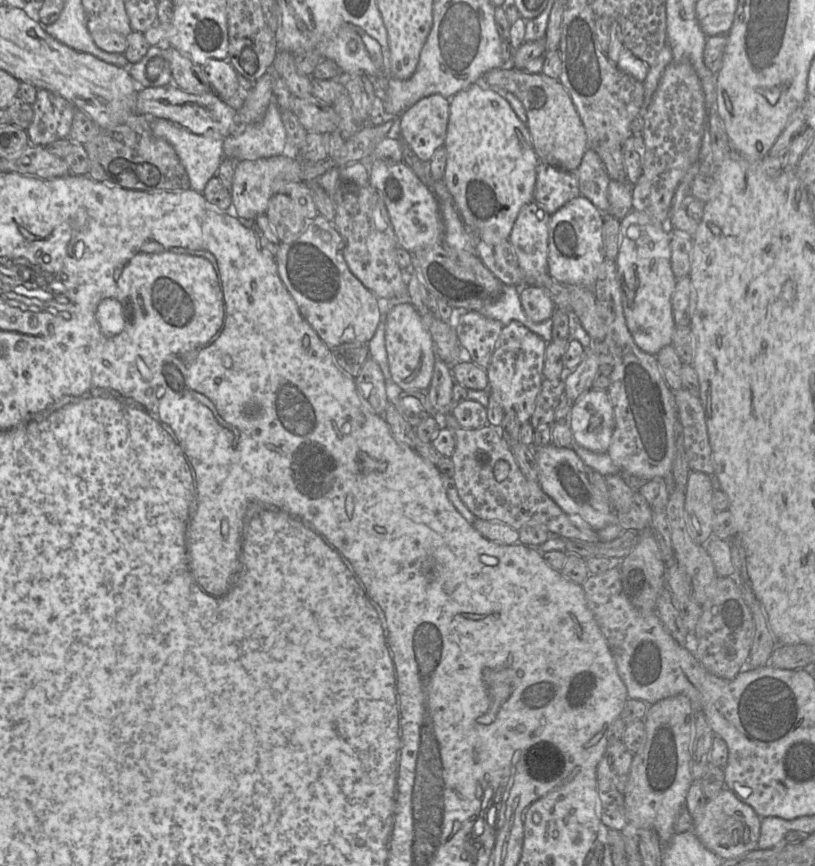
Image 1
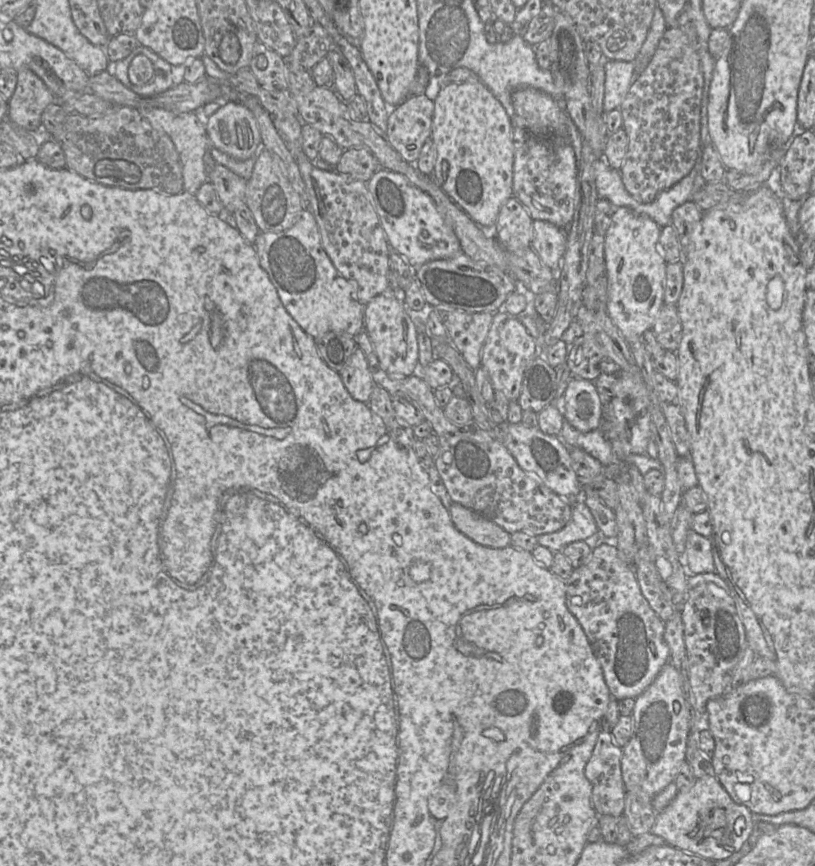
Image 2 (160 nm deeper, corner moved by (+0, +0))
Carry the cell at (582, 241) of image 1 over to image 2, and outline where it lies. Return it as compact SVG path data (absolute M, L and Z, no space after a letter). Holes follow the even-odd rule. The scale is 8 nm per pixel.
M544 220L533 221L532 249L541 261L560 275L566 250L567 230Z

